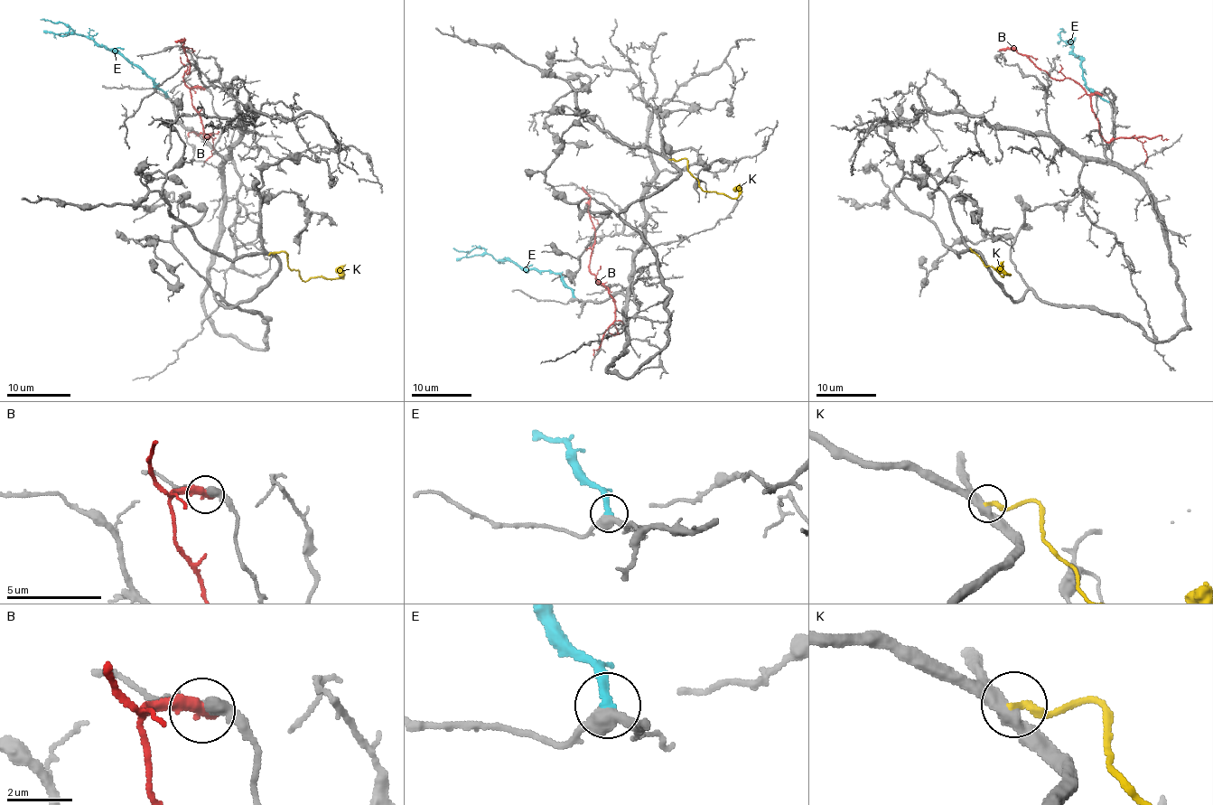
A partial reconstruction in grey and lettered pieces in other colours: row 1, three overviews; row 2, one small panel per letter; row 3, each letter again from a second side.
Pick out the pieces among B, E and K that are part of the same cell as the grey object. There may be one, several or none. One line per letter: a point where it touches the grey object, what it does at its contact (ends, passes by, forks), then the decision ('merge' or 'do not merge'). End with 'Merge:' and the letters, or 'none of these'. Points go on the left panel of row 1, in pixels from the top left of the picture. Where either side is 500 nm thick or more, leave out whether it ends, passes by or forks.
B: contact (202, 88); it ends; do not merge
E: contact (167, 96); it ends; merge
K: contact (269, 254); it ends; do not merge
Merge: E

